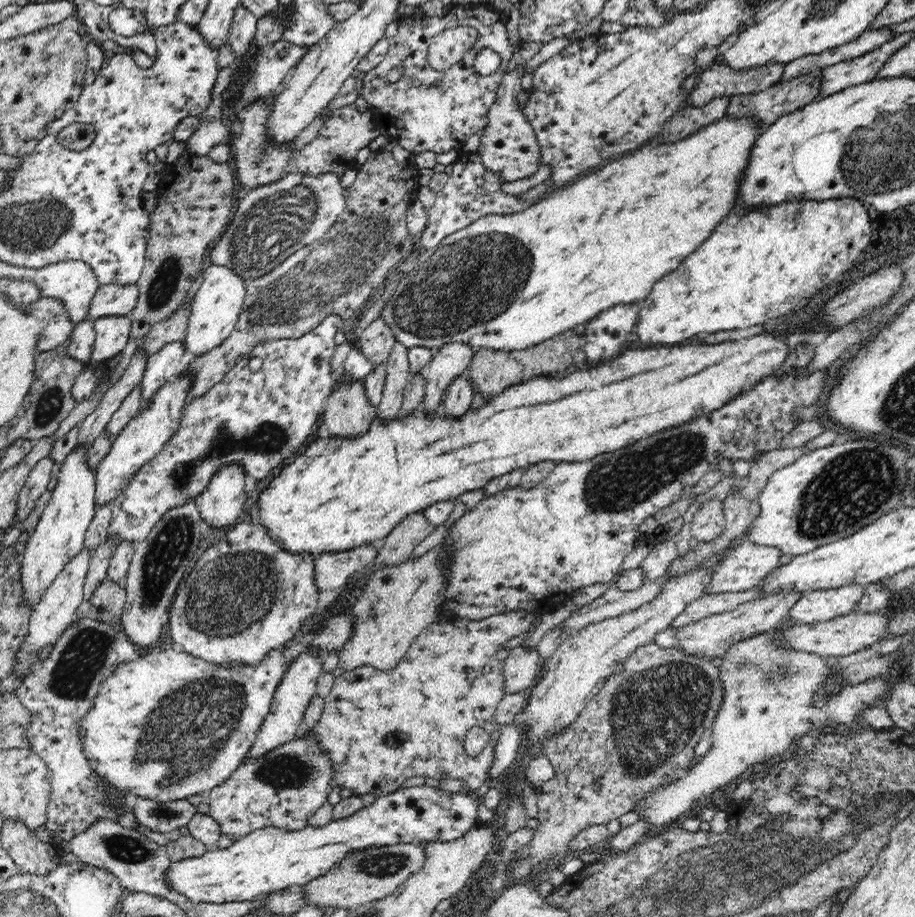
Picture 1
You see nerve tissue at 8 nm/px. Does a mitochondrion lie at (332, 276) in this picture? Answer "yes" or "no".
yes

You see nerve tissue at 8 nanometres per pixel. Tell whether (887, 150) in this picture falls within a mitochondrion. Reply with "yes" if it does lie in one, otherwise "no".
yes

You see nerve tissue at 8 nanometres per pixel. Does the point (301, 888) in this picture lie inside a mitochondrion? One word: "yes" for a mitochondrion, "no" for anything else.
no

